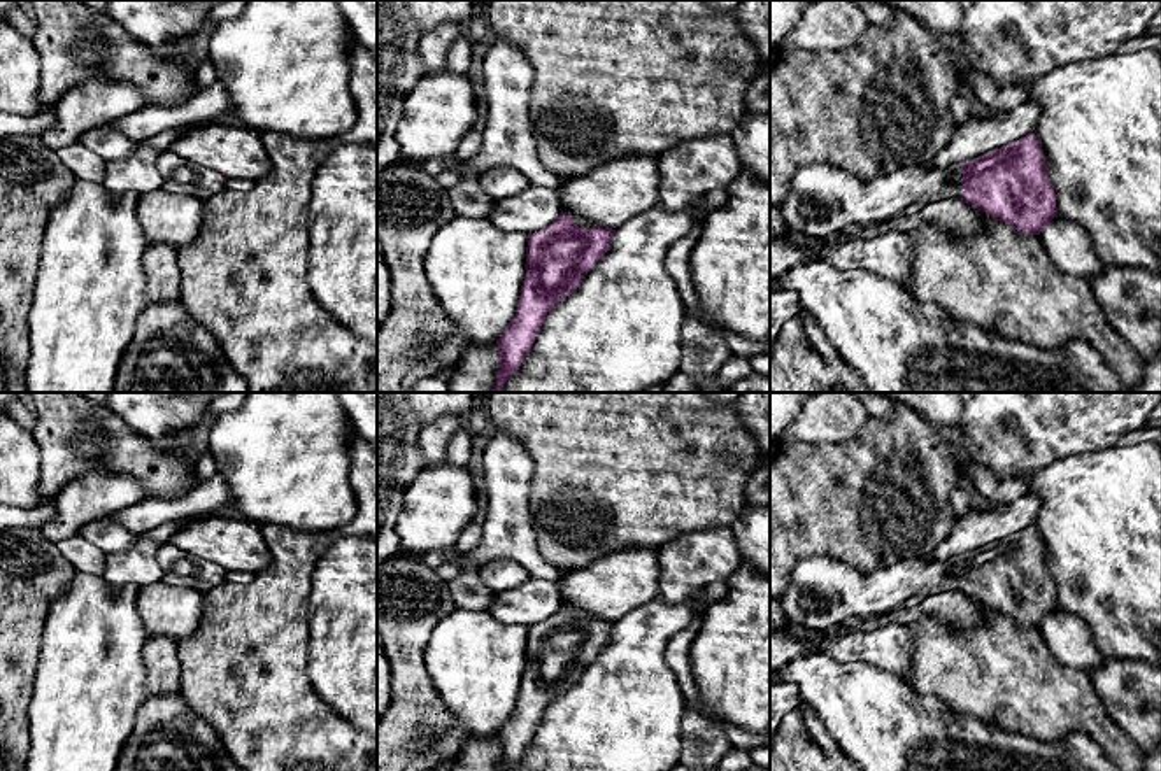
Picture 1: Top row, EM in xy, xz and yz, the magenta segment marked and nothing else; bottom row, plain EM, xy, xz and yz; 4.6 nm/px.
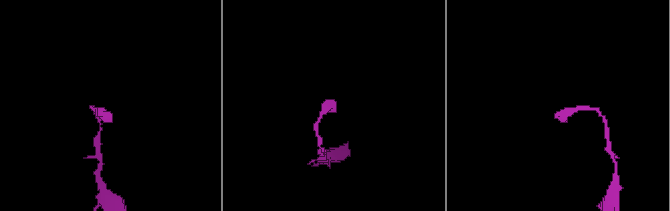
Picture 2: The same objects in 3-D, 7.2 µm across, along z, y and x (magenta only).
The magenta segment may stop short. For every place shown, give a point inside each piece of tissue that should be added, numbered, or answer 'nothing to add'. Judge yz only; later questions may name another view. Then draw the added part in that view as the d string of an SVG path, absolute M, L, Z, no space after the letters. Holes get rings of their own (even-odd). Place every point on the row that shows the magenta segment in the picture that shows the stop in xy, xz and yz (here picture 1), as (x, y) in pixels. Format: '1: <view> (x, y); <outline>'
1: yz (823, 200); M805 165L794 172L780 210L789 230L828 238L847 226L882 223L914 203L944 198L963 198L963 165L905 166L870 182L831 165Z

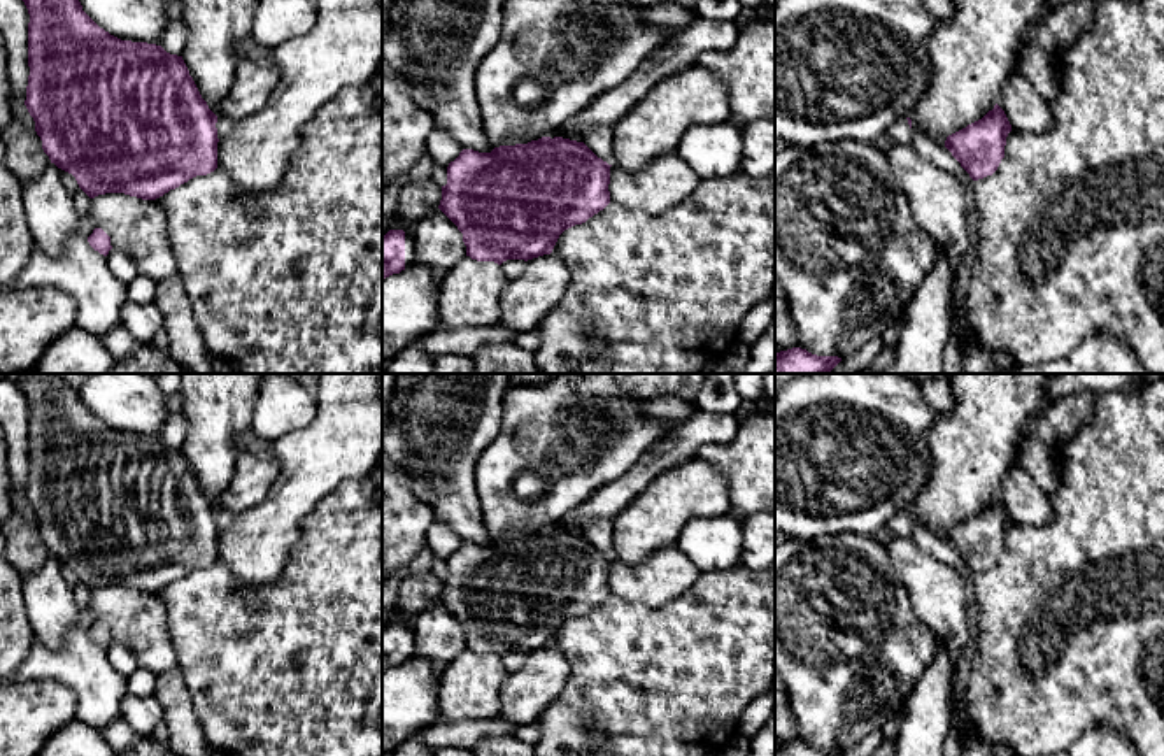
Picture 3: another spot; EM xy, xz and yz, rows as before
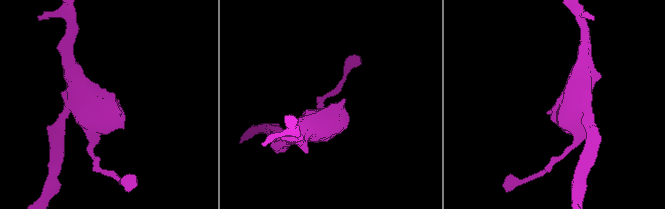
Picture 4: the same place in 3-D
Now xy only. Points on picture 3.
nothing to add

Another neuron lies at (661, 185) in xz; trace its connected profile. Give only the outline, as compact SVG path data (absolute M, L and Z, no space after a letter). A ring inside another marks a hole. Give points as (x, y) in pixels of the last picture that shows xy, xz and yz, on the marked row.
M675 153L647 163L638 172L610 167L610 202L650 216L663 214L682 203L701 179Z

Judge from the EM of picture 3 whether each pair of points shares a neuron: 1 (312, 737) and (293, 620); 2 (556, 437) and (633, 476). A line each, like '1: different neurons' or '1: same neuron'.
1: same neuron
2: different neurons

